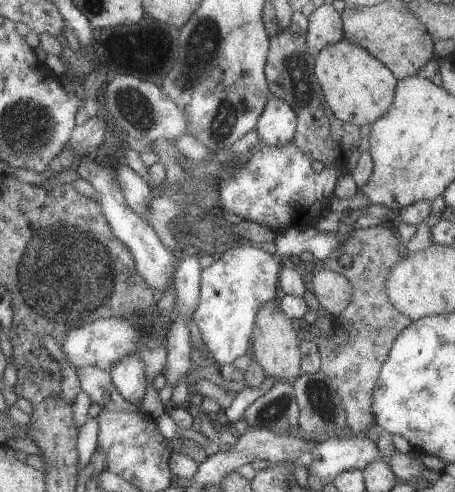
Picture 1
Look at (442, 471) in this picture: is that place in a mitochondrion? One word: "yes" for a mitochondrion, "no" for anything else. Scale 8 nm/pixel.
no

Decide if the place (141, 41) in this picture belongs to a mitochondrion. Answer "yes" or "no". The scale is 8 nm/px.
no

